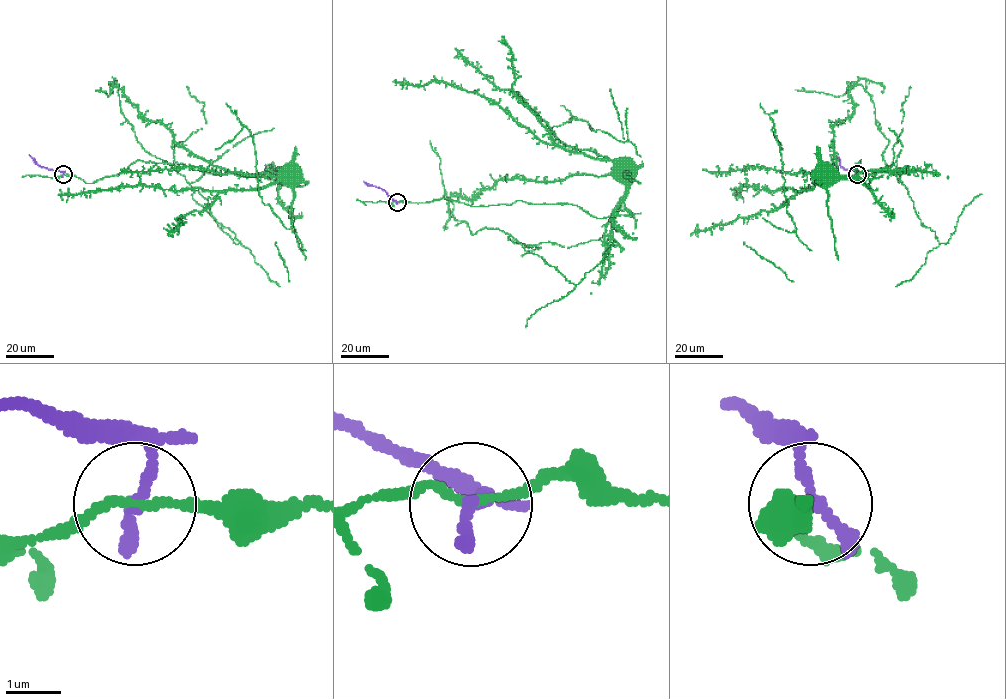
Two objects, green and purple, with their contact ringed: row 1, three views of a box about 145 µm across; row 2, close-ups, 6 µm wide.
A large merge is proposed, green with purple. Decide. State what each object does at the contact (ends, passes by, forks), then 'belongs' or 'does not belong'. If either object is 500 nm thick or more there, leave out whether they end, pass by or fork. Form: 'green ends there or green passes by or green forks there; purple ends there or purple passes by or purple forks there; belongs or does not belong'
green passes by; purple ends there; does not belong

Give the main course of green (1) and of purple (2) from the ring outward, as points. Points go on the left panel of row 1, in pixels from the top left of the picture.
1: (62, 174), (93, 183), (137, 160), (258, 174), (280, 187), (291, 178), (285, 184), (285, 176)
2: (62, 174), (39, 166), (29, 154)

